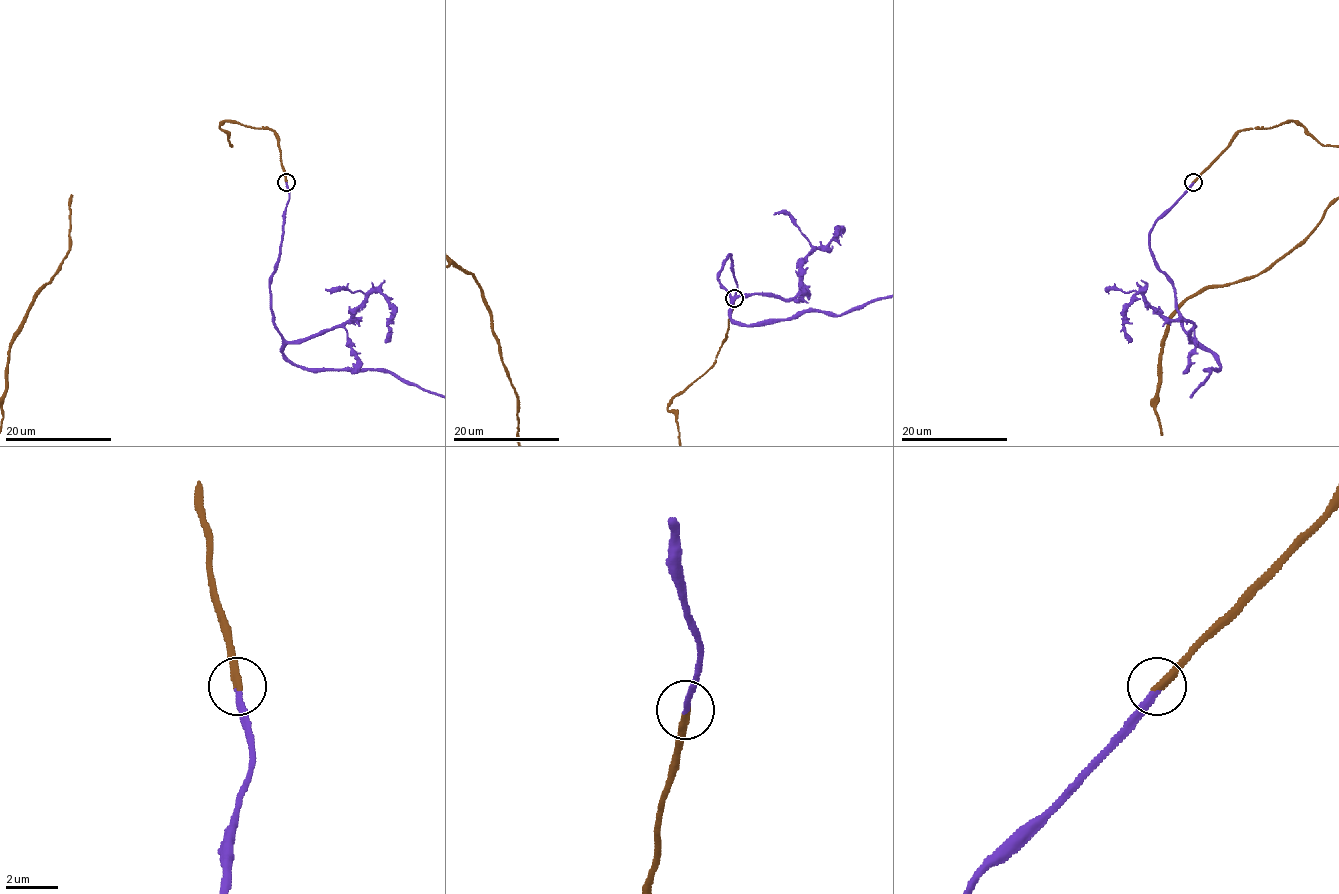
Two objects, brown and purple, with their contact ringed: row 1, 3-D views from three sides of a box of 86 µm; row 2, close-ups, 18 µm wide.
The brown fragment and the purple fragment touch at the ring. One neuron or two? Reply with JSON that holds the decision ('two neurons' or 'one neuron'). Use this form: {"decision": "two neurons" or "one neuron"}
{"decision": "one neuron"}

